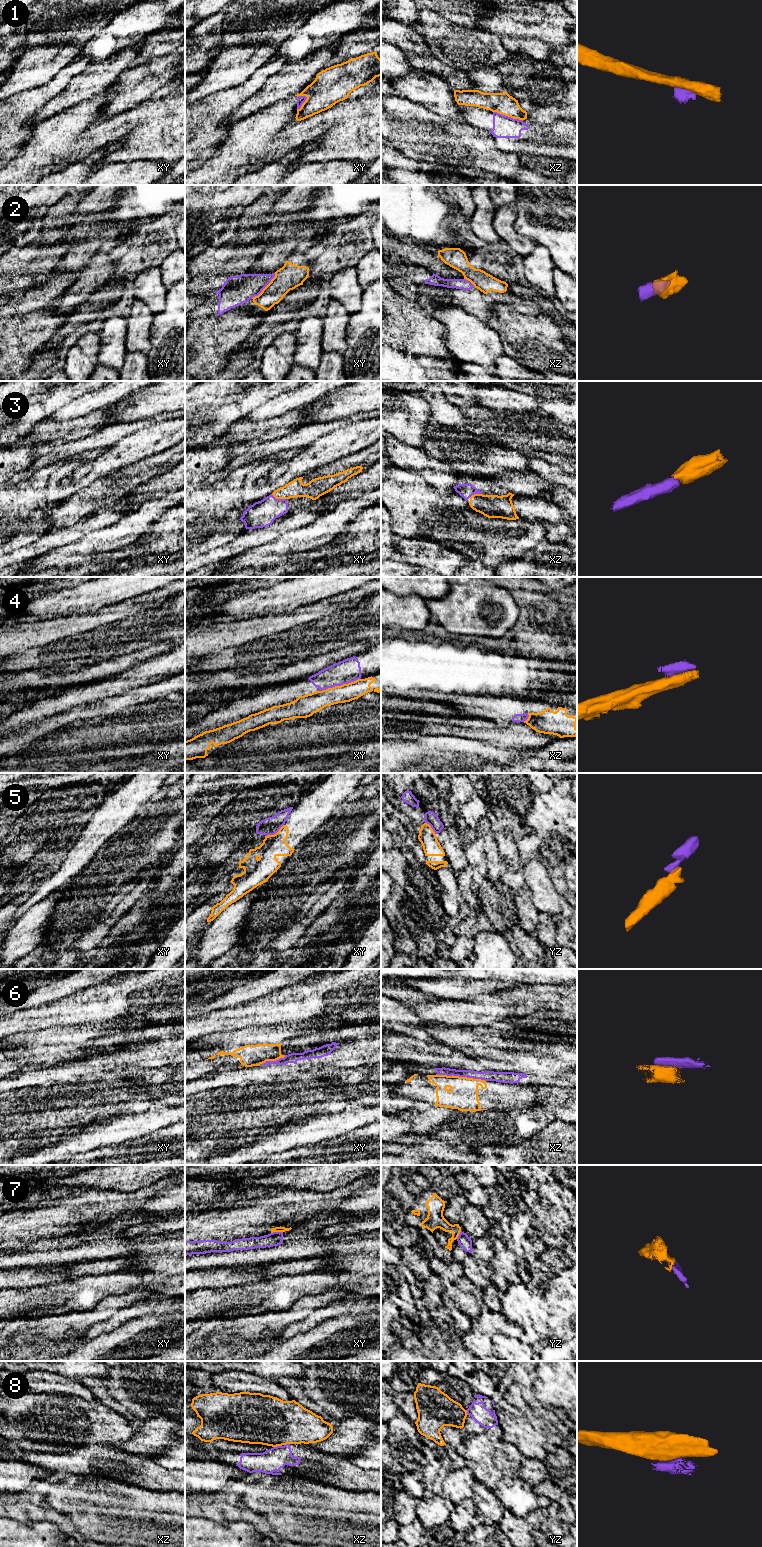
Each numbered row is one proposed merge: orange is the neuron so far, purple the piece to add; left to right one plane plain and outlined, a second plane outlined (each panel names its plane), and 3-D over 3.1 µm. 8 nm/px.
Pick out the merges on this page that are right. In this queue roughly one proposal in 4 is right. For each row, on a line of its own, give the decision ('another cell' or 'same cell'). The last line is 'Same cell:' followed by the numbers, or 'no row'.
1: another cell
2: another cell
3: same cell
4: another cell
5: another cell
6: another cell
7: another cell
8: another cell
Same cell: 3

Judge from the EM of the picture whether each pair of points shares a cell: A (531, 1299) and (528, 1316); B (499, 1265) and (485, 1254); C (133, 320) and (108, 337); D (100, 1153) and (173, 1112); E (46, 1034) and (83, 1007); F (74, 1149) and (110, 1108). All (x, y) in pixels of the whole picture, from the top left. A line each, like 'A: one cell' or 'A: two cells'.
A: two cells
B: two cells
C: two cells
D: two cells
E: two cells
F: two cells

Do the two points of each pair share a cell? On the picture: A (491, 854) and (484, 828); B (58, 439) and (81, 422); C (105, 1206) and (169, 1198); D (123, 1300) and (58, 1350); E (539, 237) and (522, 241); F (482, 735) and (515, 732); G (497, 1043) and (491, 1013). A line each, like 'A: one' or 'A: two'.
A: one
B: one
C: two
D: two
E: two
F: one
G: two

